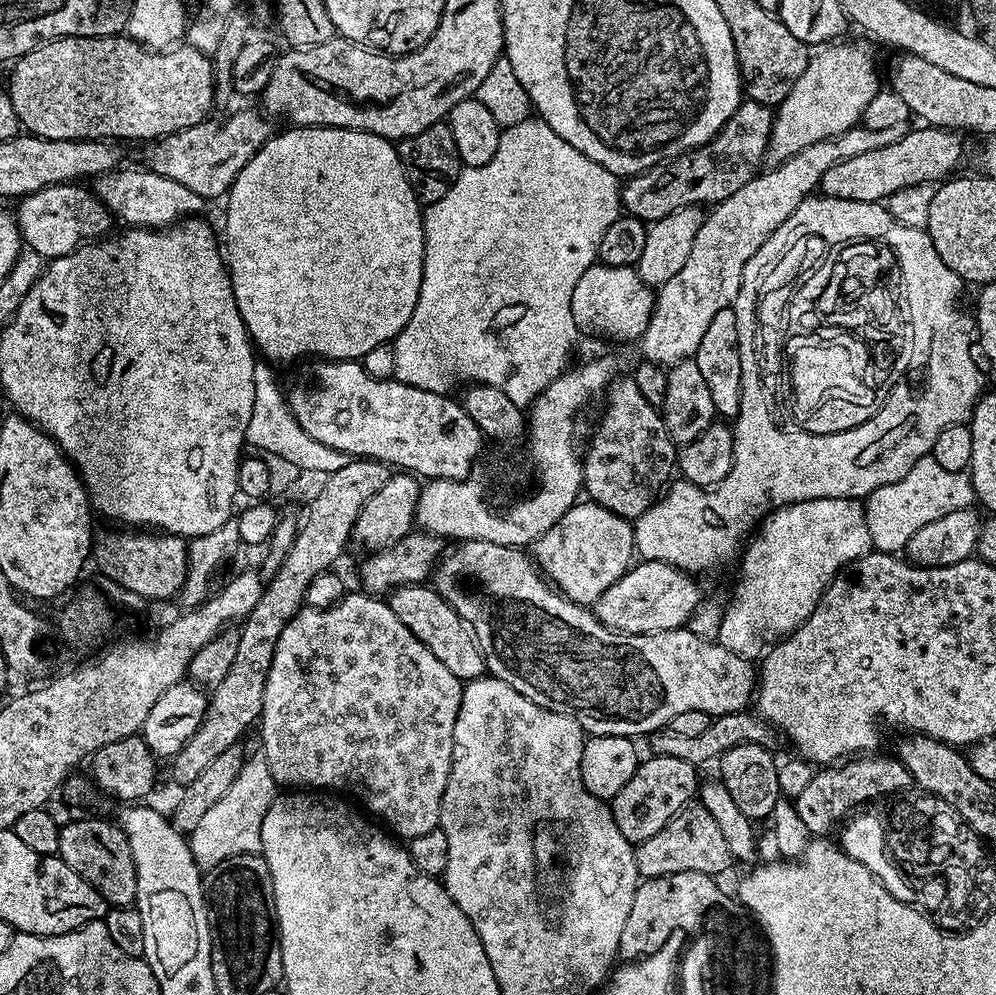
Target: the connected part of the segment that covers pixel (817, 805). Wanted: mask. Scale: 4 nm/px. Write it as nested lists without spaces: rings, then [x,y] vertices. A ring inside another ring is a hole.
[[[862,754],[847,759],[840,765],[826,766],[813,773],[809,785],[794,800],[798,816],[806,826],[809,835],[827,835],[827,831],[836,822],[841,823],[855,808],[858,808],[854,806],[884,794],[913,787],[912,775],[897,757],[890,754],[889,756],[876,755],[880,754]]]

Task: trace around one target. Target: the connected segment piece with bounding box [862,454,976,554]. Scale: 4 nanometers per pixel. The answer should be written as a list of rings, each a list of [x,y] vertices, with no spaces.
[[[931,454],[918,458],[898,482],[890,486],[878,486],[870,495],[863,497],[866,530],[870,530],[872,546],[878,552],[900,554],[905,551],[917,530],[929,522],[938,522],[945,514],[969,507],[976,500],[976,491],[967,471],[946,470],[934,462]]]

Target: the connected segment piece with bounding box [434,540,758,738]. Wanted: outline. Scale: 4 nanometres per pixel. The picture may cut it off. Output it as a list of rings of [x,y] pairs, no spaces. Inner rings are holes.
[[[466,540],[455,545],[456,549],[445,555],[434,569],[434,587],[438,595],[468,623],[469,629],[484,655],[484,667],[487,675],[506,682],[506,686],[514,686],[518,694],[530,698],[538,706],[546,710],[554,710],[558,714],[566,714],[574,718],[584,728],[585,733],[594,736],[626,736],[629,738],[647,737],[649,734],[667,729],[671,725],[674,714],[682,714],[685,710],[702,710],[713,718],[728,715],[731,712],[743,712],[753,703],[754,693],[758,687],[758,672],[753,661],[746,656],[739,656],[726,650],[721,644],[698,638],[698,634],[688,631],[687,627],[651,632],[645,636],[631,636],[625,632],[613,632],[596,617],[591,607],[575,604],[567,596],[561,594],[541,573],[531,559],[512,560],[509,564],[500,564],[493,572],[488,572],[488,552],[493,551],[493,544],[481,540]]]

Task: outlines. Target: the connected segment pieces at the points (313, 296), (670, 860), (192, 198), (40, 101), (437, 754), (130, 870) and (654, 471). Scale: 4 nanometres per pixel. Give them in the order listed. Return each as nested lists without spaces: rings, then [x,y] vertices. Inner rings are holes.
[[[292,126],[289,129],[289,132],[277,131],[260,147],[258,154],[254,154],[254,158],[246,162],[246,166],[237,174],[232,187],[226,193],[228,217],[224,220],[222,240],[223,243],[224,240],[228,243],[226,267],[232,278],[232,293],[244,324],[248,327],[248,335],[265,361],[299,361],[301,358],[359,361],[367,352],[374,350],[374,346],[395,341],[396,335],[404,329],[406,322],[410,322],[410,314],[414,314],[424,269],[422,205],[416,199],[416,192],[406,178],[406,170],[393,141],[369,132],[355,132],[353,128]]]
[[[698,802],[689,803],[677,816],[654,838],[646,838],[642,843],[635,845],[636,868],[641,877],[665,876],[666,874],[678,874],[682,870],[694,870],[698,874],[719,877],[719,872],[724,872],[734,864],[730,854],[730,846],[726,846],[726,838],[722,838],[722,829],[718,822],[714,822],[710,810],[706,810]]]
[[[117,167],[111,172],[104,172],[102,175],[95,177],[94,191],[96,197],[108,207],[117,221],[125,220],[125,225],[137,226],[140,228],[166,228],[191,217],[193,214],[200,214],[206,204],[205,197],[194,194],[194,190],[186,190],[182,182],[174,182],[174,178],[166,178],[157,172],[148,171],[147,167],[140,168],[123,168]]]
[[[127,34],[118,36],[60,36],[56,40],[47,40],[30,50],[11,65],[12,77],[8,80],[6,91],[10,102],[14,106],[14,114],[20,119],[21,125],[31,135],[41,136],[44,140],[144,140],[151,142],[161,136],[169,136],[178,130],[186,130],[195,124],[201,124],[209,119],[216,99],[216,74],[211,55],[192,48],[187,42],[173,46],[167,50],[153,50],[146,48]]]
[[[360,590],[349,591],[338,603],[329,608],[301,608],[298,614],[294,614],[294,618],[290,618],[286,630],[282,630],[282,638],[278,638],[278,646],[270,662],[266,690],[262,694],[262,710],[258,721],[260,744],[264,747],[262,755],[277,785],[284,787],[285,784],[285,789],[335,790],[349,797],[357,796],[373,812],[371,815],[377,821],[385,820],[380,822],[387,825],[397,837],[411,838],[418,834],[427,834],[440,823],[442,794],[446,790],[446,782],[452,769],[454,722],[458,718],[463,693],[462,681],[454,674],[450,674],[450,670],[446,670],[446,666],[442,666],[442,662],[438,662],[438,658],[434,658],[434,654],[430,654],[430,650],[426,650],[426,646],[422,646],[422,642],[418,642],[418,638],[414,638],[414,634],[410,634],[406,626],[402,626],[398,614],[394,614],[394,610],[390,610],[390,606],[383,599]]]
[[[72,820],[69,824],[61,823],[58,855],[62,862],[66,862],[66,866],[70,866],[70,870],[86,878],[86,882],[90,882],[90,886],[94,886],[94,890],[102,894],[102,898],[109,906],[127,908],[135,905],[138,894],[138,874],[134,866],[134,854],[130,854],[130,842],[120,829],[119,823],[112,821],[111,824],[108,820]]]
[[[619,378],[613,379],[611,383],[607,385],[606,393],[608,392],[608,401],[604,404],[604,417],[600,420],[600,425],[596,428],[596,433],[592,436],[592,441],[588,444],[588,449],[583,449],[582,463],[584,466],[584,482],[582,485],[583,491],[588,492],[587,499],[593,504],[600,504],[606,510],[610,510],[616,516],[621,516],[624,520],[635,521],[644,513],[644,511],[652,504],[655,504],[658,497],[661,495],[662,489],[669,483],[670,477],[668,475],[674,472],[674,469],[678,464],[678,448],[677,445],[672,443],[670,434],[666,430],[664,425],[664,418],[659,407],[651,405],[650,402],[646,402],[642,393],[638,390],[638,386],[632,378],[626,378],[626,380],[619,380]]]

